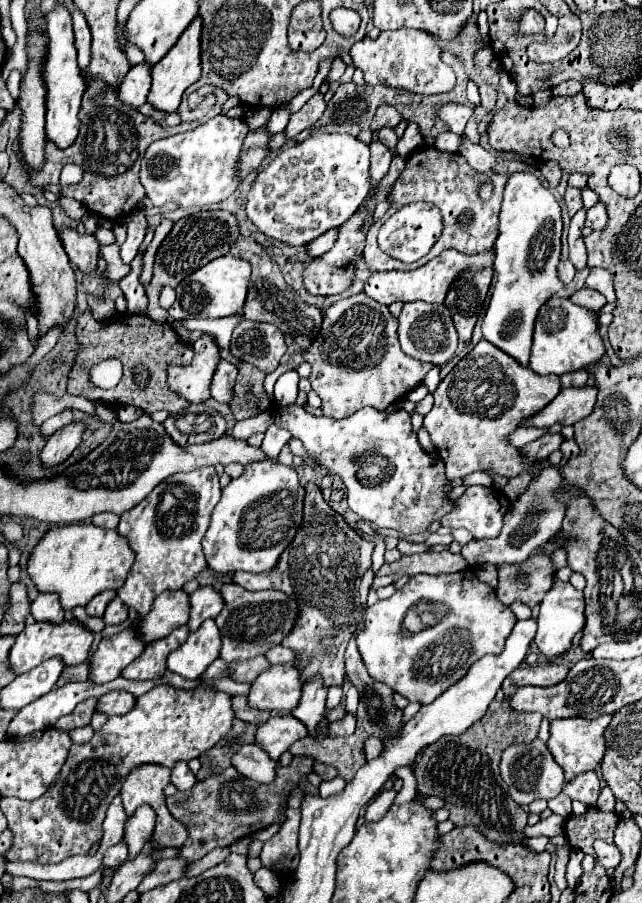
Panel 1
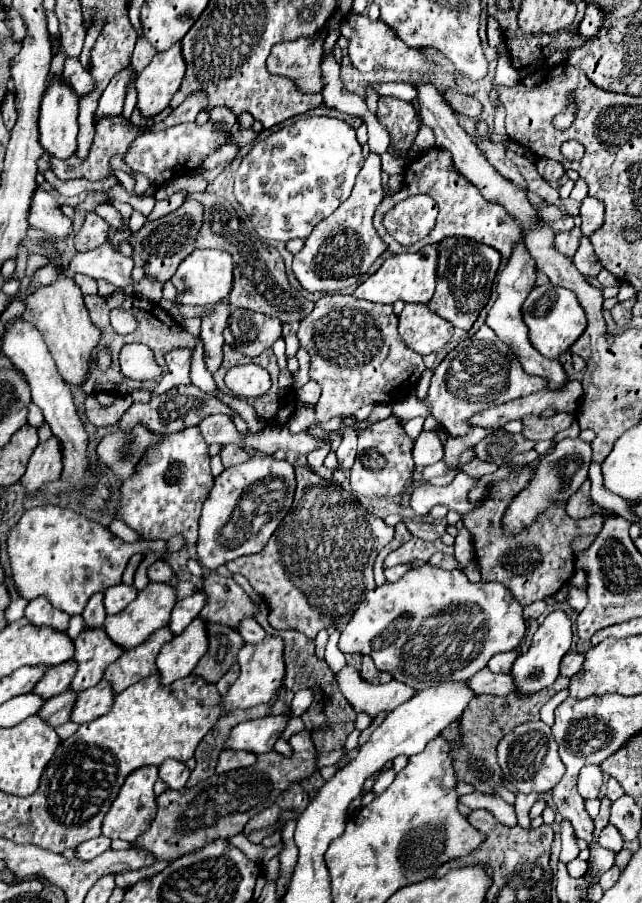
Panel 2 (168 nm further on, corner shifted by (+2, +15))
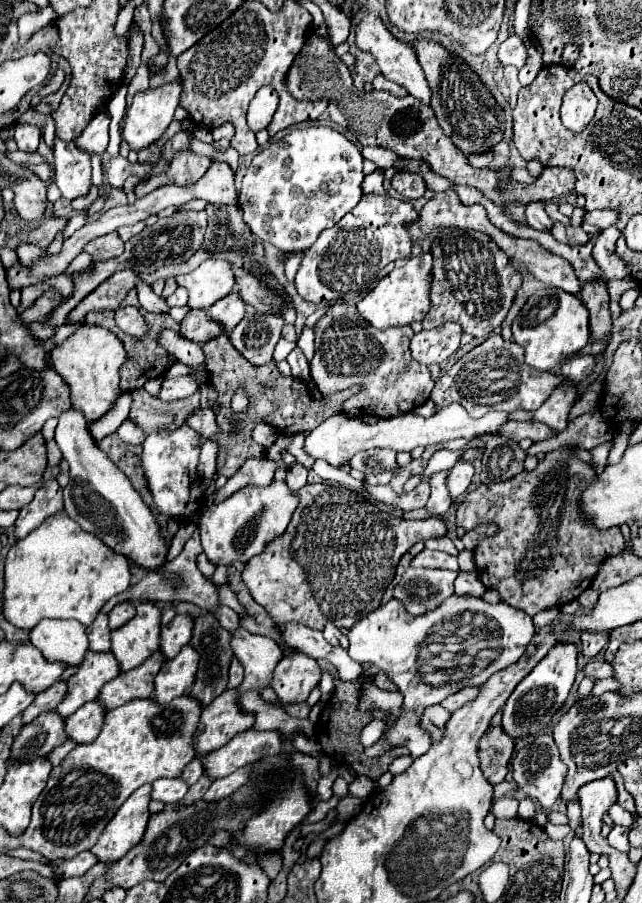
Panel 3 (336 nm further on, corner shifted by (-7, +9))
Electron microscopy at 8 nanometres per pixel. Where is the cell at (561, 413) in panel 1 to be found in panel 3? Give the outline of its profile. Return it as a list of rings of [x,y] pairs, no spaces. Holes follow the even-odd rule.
[[[452,403],[444,409],[438,409],[436,415],[432,415],[430,419],[424,419],[416,413],[404,413],[404,415],[390,417],[390,419],[378,419],[376,423],[368,425],[358,417],[348,417],[342,413],[342,415],[328,417],[320,427],[316,427],[306,437],[306,453],[314,459],[328,461],[332,467],[342,467],[358,451],[368,451],[368,449],[376,449],[376,447],[396,449],[396,451],[412,451],[418,445],[426,447],[426,445],[434,445],[434,443],[446,443],[452,439],[460,439],[460,437],[474,439],[482,433],[496,431],[506,421],[506,415],[508,413],[494,411],[492,415],[486,415],[484,419],[472,419],[464,411],[464,407],[460,407],[458,403]]]

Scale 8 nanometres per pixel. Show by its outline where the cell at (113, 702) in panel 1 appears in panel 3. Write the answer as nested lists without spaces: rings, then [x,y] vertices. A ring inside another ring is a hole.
[[[90,701],[64,721],[64,731],[72,741],[80,745],[92,743],[100,733],[102,723],[104,723],[104,709],[100,707],[98,701]]]

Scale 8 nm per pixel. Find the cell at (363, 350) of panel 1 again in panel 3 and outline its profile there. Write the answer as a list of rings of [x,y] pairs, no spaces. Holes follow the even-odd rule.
[[[344,303],[332,305],[314,327],[316,355],[310,361],[310,377],[314,379],[320,393],[326,397],[364,383],[366,389],[344,403],[344,413],[352,417],[396,417],[426,403],[434,381],[428,367],[416,363],[410,355],[410,339],[414,337],[412,327],[390,327],[388,331],[374,331],[370,325],[354,327],[354,323],[350,323],[352,315],[354,307]]]

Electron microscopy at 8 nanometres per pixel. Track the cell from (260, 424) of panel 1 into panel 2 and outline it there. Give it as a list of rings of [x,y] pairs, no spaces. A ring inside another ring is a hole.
[[[211,415],[211,417],[207,417],[199,423],[199,429],[201,429],[201,433],[203,433],[203,437],[209,445],[219,444],[225,446],[235,444],[245,449],[250,457],[255,454],[255,450],[243,443],[241,434],[237,433],[237,429],[235,429],[229,415]]]

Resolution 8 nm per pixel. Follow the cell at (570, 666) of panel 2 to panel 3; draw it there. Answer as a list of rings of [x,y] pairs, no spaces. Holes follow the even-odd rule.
[[[592,659],[586,667],[584,667],[584,675],[594,677],[594,679],[612,679],[614,677],[614,667],[608,661],[602,659]]]

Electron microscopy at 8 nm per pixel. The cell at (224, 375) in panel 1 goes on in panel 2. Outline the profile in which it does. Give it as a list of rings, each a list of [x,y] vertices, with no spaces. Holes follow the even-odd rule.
[[[221,301],[215,307],[211,307],[209,313],[203,317],[201,325],[201,339],[205,345],[203,359],[209,373],[215,373],[223,361],[223,329],[229,313],[231,307],[227,305],[227,301]]]

